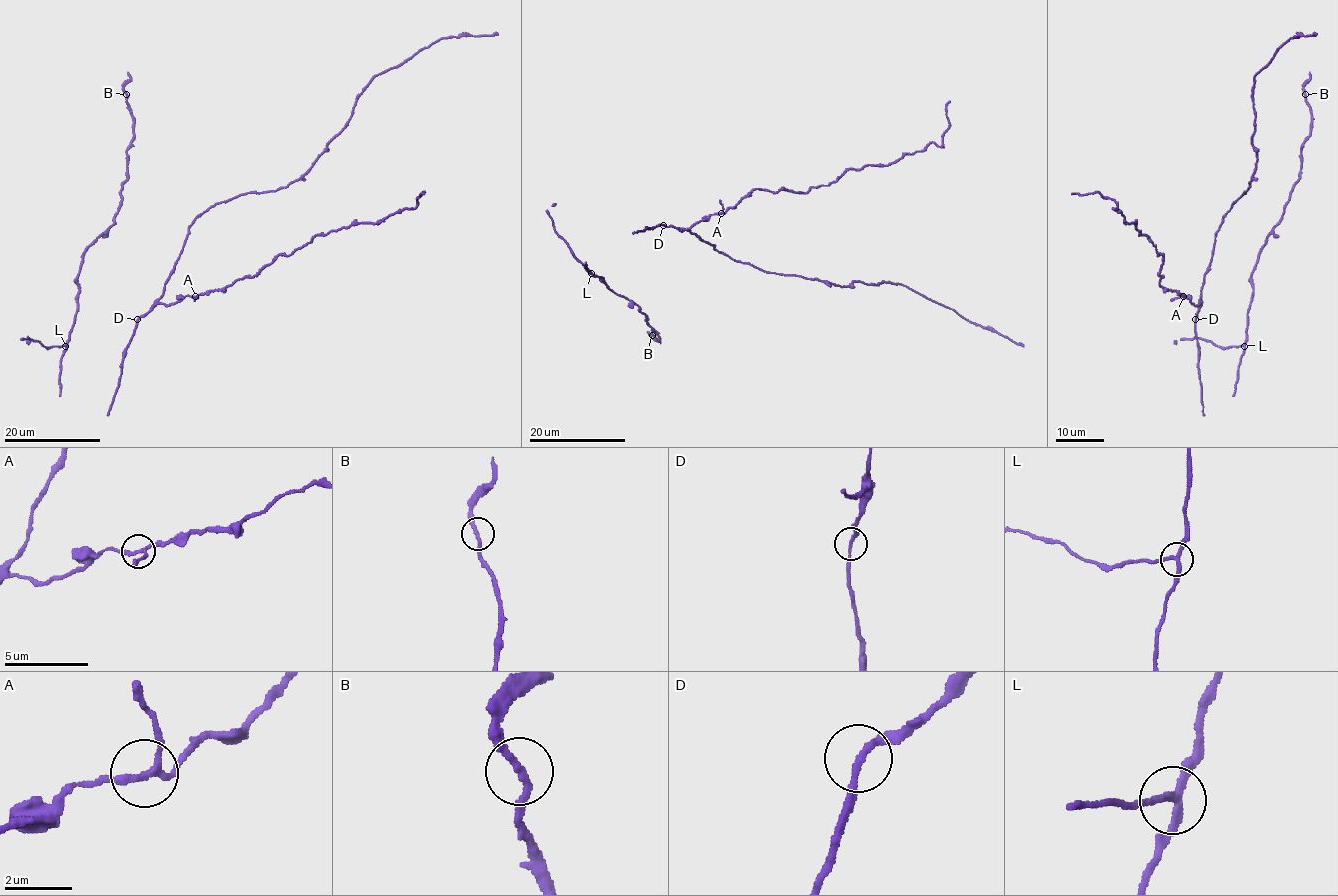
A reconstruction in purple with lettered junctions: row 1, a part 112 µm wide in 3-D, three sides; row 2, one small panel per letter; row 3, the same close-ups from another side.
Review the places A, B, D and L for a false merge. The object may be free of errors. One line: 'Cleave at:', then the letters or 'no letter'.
Cleave at: L

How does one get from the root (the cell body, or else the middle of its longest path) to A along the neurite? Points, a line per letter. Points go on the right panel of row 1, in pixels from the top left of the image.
A: (1195, 319), (1199, 303), (1194, 304), (1183, 296)

